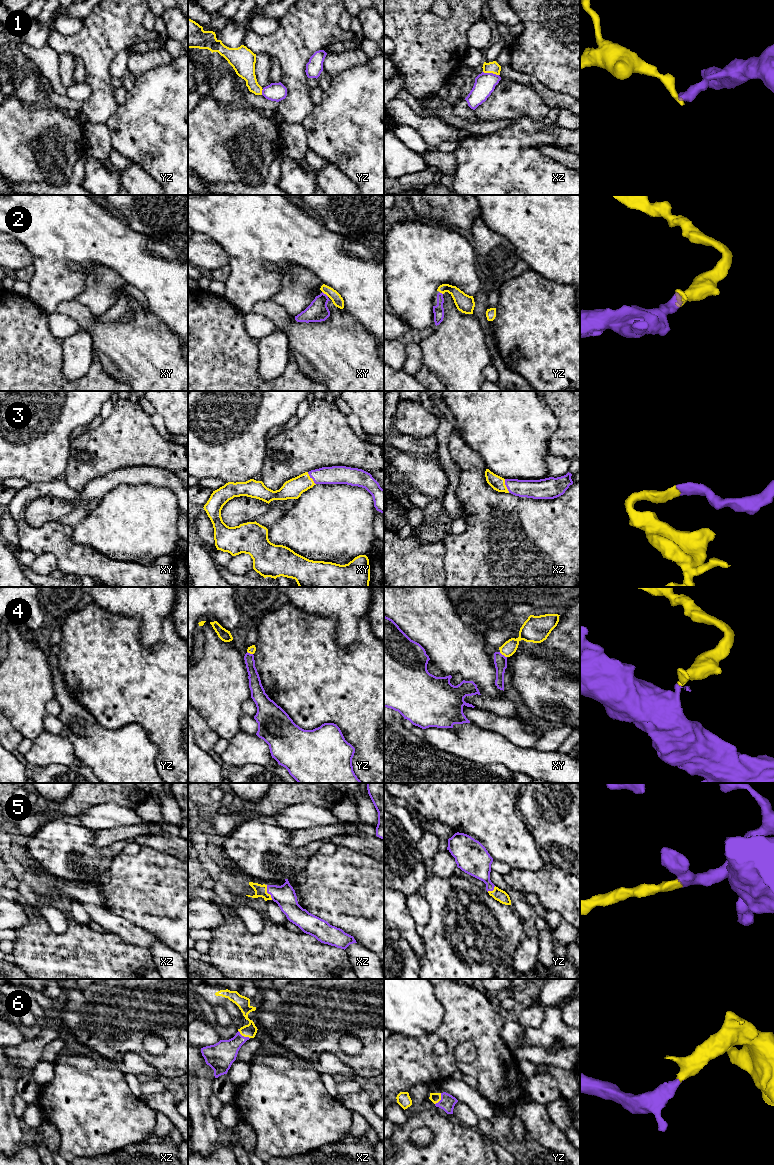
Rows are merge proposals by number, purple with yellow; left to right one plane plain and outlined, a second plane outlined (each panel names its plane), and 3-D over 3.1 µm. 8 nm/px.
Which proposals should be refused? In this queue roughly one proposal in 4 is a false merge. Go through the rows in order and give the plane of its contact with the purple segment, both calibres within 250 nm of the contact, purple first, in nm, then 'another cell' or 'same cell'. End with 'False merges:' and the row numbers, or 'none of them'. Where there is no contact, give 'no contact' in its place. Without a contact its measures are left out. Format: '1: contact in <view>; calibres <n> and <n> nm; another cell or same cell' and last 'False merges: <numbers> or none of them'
1: contact in xz; calibres 170 and 100 nm; another cell
2: contact in xy; calibres 170 and 90 nm; same cell
3: contact in xz; calibres 160 and 110 nm; same cell
4: contact in xy; calibres 110 and 110 nm; another cell
5: contact in xz; calibres 170 and 100 nm; same cell
6: contact in xz; calibres 220 and 110 nm; same cell
False merges: 1, 4

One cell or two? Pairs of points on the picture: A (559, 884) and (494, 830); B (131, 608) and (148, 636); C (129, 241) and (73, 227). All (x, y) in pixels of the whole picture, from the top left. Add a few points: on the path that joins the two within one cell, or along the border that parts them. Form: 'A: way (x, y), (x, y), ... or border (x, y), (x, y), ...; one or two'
A: border (537, 846), (542, 868), (537, 871), (518, 869); two
B: way (139, 610), (148, 619), (148, 628); one
C: way (115, 241), (109, 241), (87, 233); one

